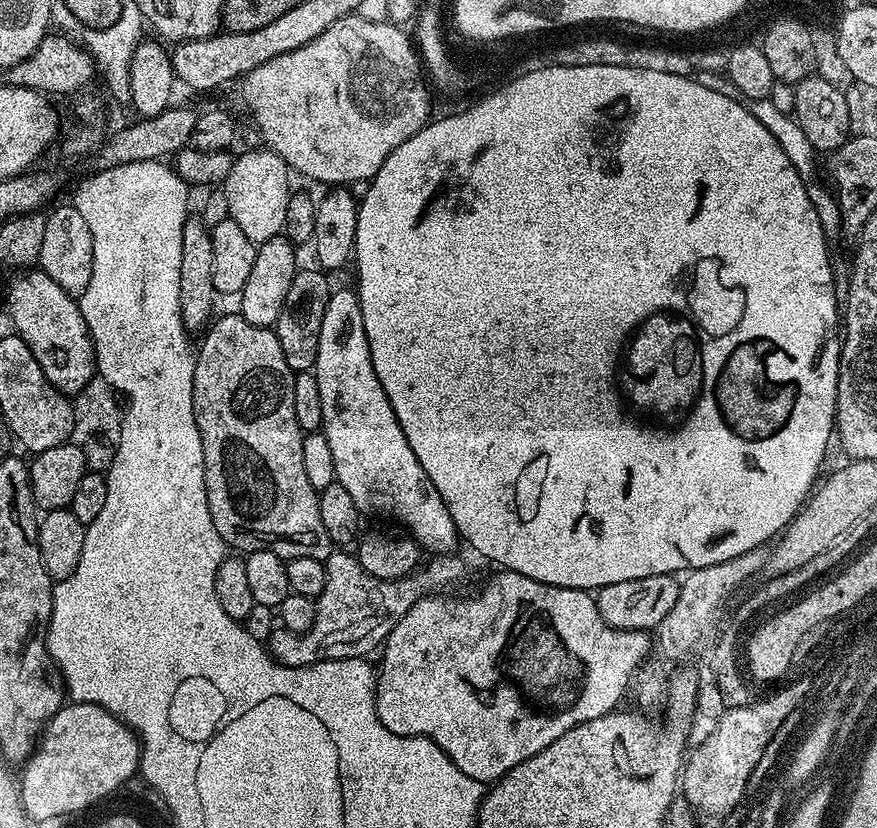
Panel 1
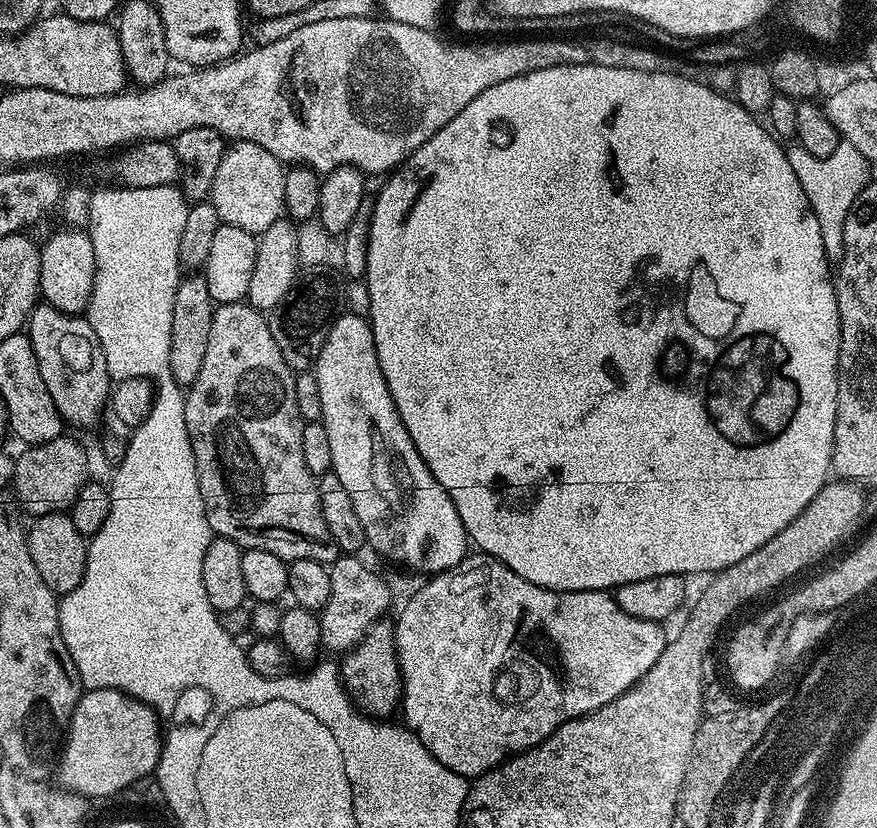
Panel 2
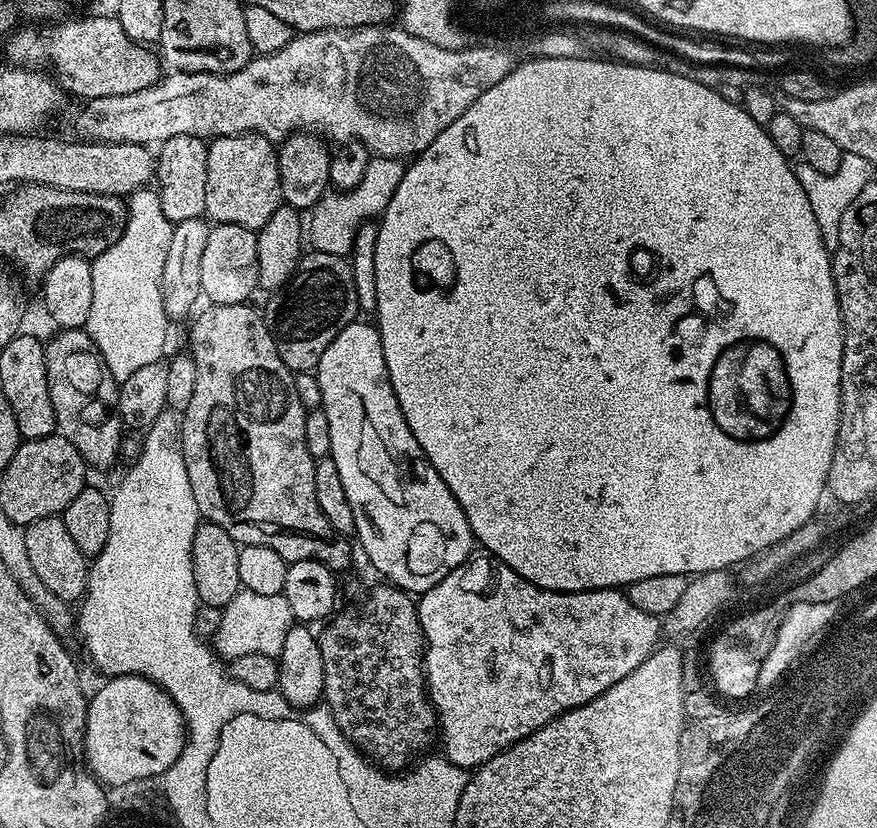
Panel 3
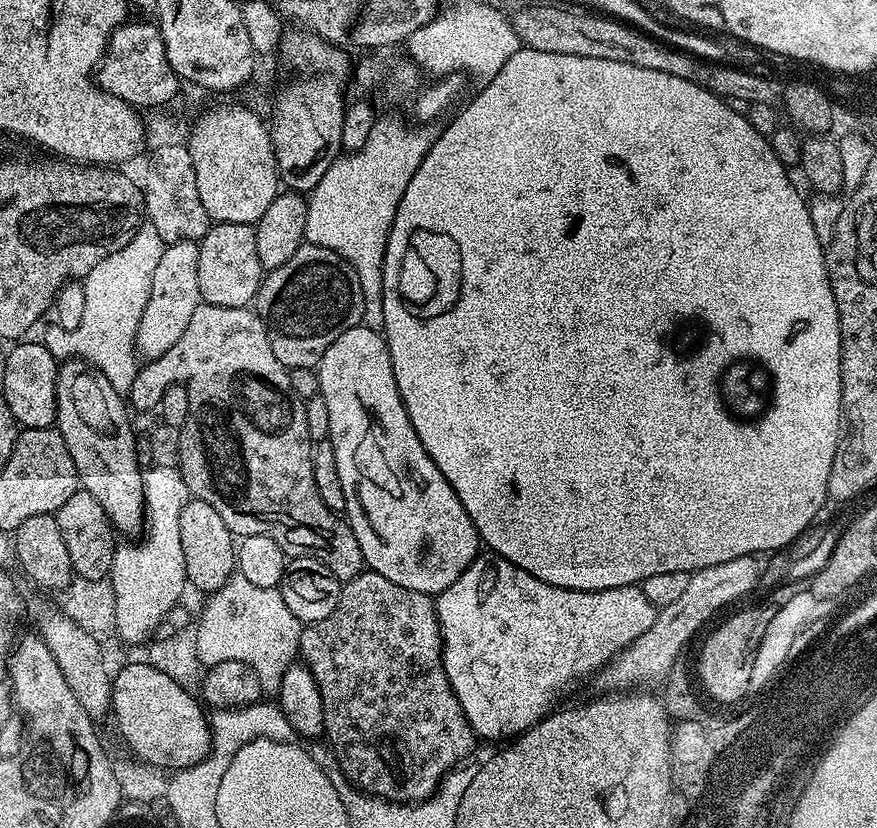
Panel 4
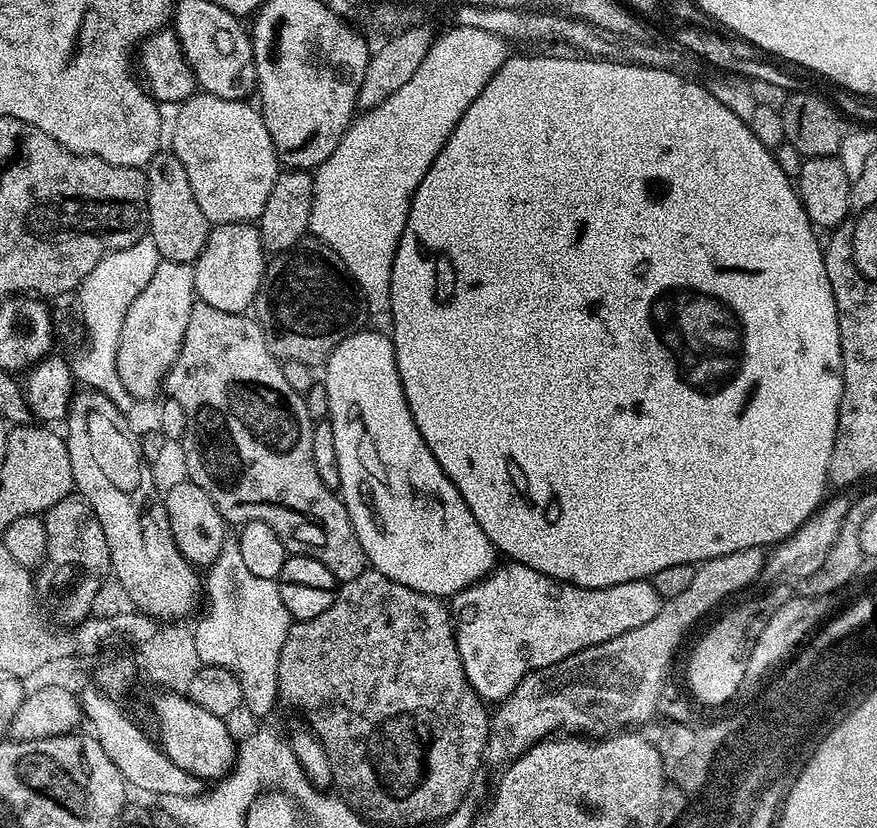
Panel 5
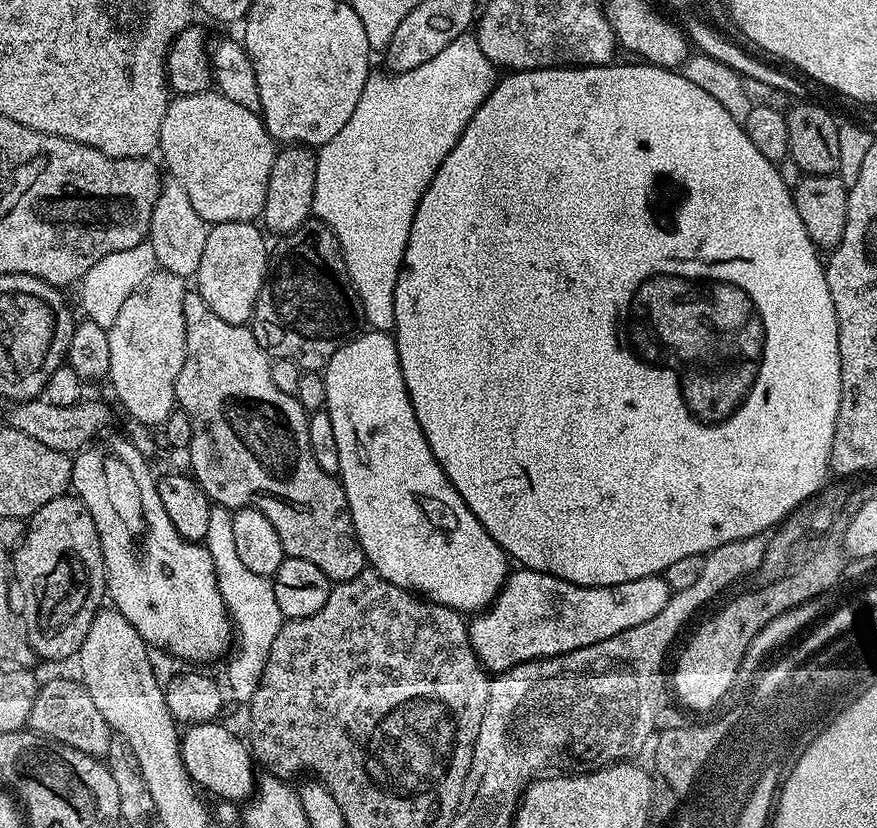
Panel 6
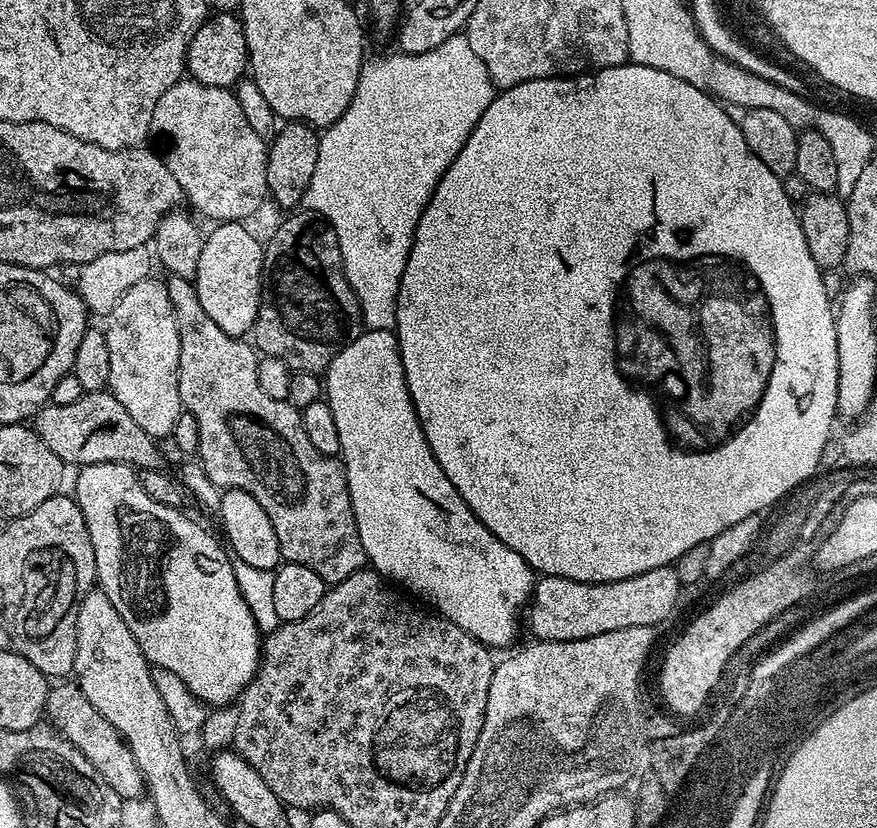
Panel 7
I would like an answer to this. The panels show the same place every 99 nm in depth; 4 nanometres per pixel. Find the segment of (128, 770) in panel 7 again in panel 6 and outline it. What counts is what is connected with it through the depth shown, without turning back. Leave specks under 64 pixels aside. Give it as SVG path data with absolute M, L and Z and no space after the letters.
M58 676L46 683L43 681L37 689L27 727L37 736L53 740L56 744L65 744L87 756L104 758L114 747L112 727L106 718L102 718L89 691L76 678L72 680Z

